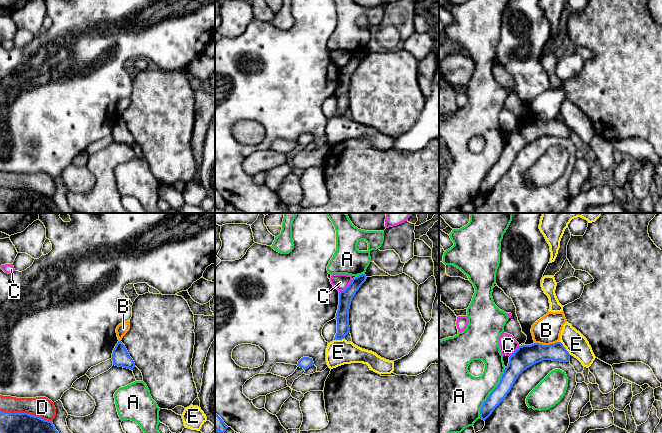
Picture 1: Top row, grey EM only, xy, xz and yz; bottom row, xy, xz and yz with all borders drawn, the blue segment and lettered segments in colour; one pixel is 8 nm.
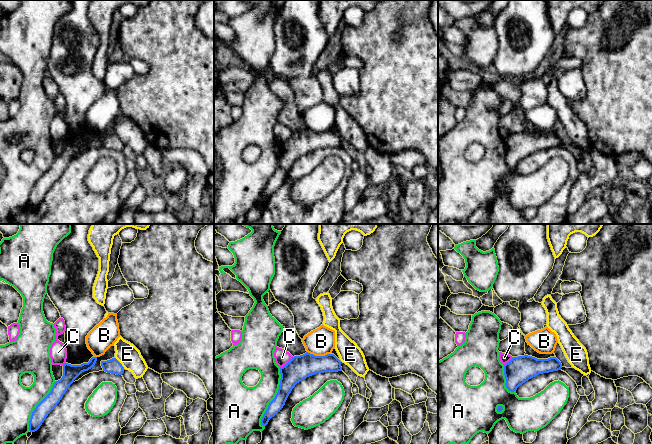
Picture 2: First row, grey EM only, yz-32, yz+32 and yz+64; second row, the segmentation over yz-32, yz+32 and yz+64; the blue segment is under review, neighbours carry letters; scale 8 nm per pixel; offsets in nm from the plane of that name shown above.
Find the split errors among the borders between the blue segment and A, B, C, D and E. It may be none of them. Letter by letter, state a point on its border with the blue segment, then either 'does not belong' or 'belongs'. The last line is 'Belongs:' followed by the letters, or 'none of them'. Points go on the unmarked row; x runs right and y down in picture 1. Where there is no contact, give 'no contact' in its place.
A: meets blue in yz at (490, 169); does not belong
B: meets blue in yz at (546, 121); does not belong
C: meets blue in xz at (347, 63); does not belong
D: meets blue in xy at (26, 189); does not belong
E: meets blue in yz at (565, 124); does not belong
Belongs: none of them

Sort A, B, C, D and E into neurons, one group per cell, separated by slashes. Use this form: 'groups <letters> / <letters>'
groups A / B / C / D / E

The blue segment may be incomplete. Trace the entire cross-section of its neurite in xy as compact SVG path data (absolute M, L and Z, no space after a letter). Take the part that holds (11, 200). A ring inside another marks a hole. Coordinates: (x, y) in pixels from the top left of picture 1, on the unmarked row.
M0 187L0 213L61 213L51 197L28 189Z

